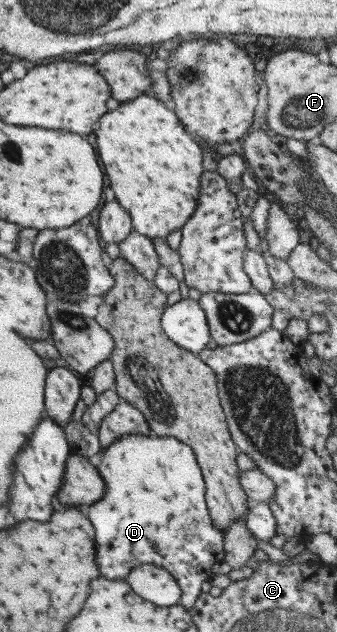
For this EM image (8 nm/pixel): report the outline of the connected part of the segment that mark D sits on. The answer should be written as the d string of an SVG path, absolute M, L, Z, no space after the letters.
M123 434L119 436L116 442L112 442L112 446L108 446L106 450L101 450L100 464L97 466L97 471L105 482L105 493L100 500L91 504L88 512L88 519L95 530L95 549L96 549L96 566L100 570L102 576L112 578L112 580L126 581L126 577L139 564L156 564L164 567L174 578L175 583L181 588L180 603L184 608L191 609L194 603L198 600L199 594L202 593L202 584L209 581L214 574L212 573L212 566L216 562L220 562L225 557L223 531L221 531L215 523L211 520L210 512L208 510L205 499L205 482L200 465L197 463L196 455L190 446L180 442L180 439L171 436L158 436L156 434L139 435L139 434Z

